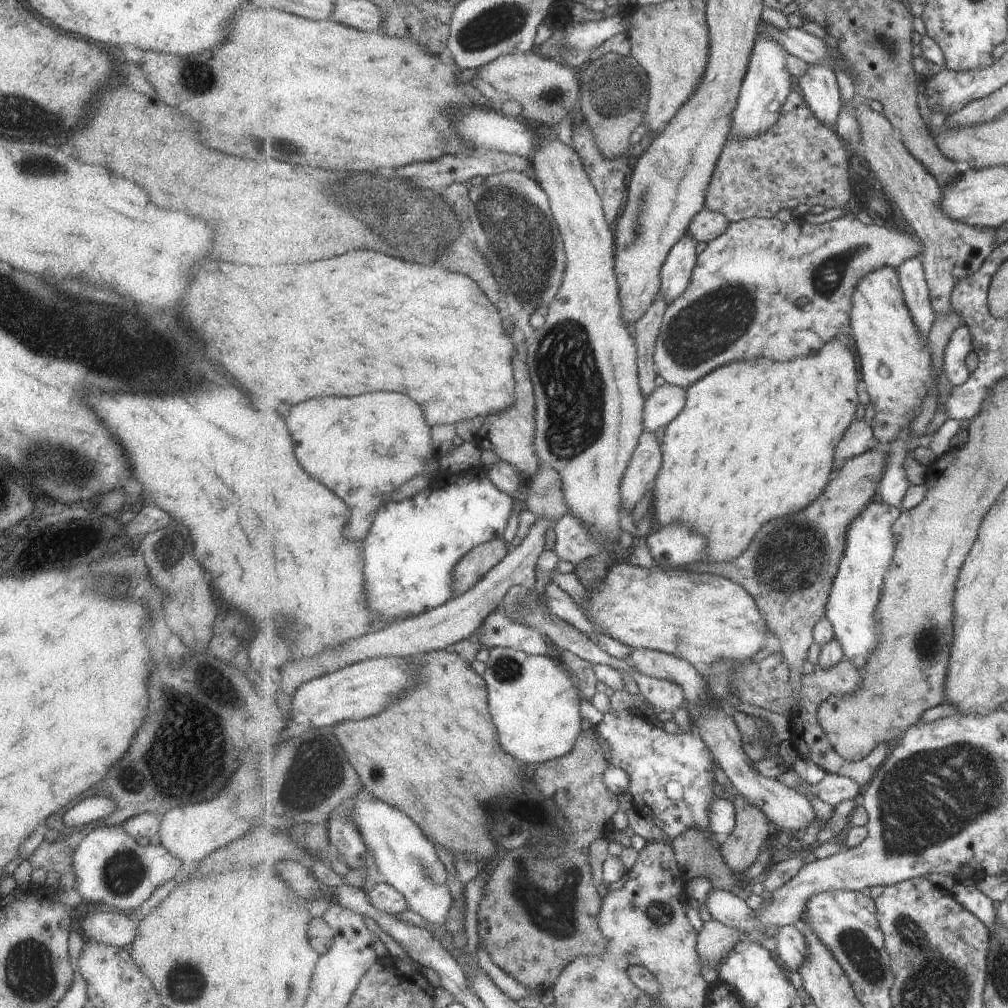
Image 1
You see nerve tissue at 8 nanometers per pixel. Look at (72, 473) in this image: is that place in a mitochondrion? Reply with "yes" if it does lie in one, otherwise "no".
yes

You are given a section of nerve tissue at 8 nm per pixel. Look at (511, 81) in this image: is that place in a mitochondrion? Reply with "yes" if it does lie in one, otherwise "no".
no

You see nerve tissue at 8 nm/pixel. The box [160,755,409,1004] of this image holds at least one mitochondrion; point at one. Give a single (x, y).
(186, 970)

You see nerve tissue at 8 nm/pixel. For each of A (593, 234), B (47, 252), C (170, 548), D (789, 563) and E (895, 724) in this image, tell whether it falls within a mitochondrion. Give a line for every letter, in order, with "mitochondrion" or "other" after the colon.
A: other
B: other
C: mitochondrion
D: mitochondrion
E: other

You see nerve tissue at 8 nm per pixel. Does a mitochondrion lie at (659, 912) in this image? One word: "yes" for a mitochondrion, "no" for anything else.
yes

